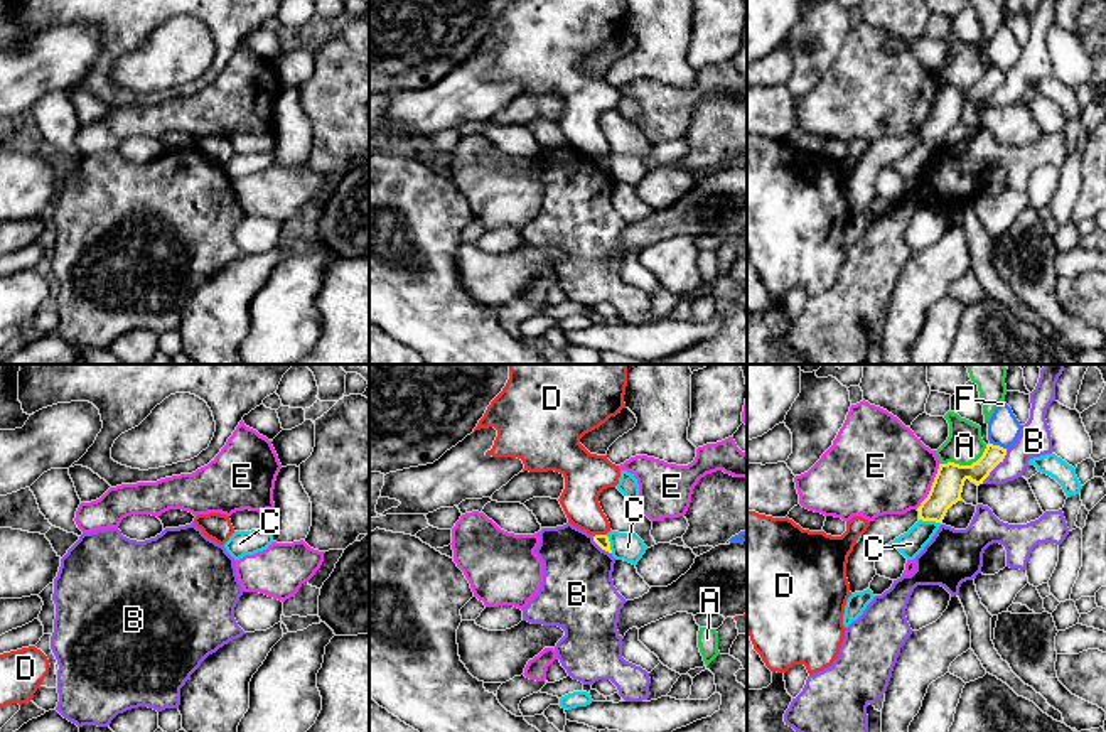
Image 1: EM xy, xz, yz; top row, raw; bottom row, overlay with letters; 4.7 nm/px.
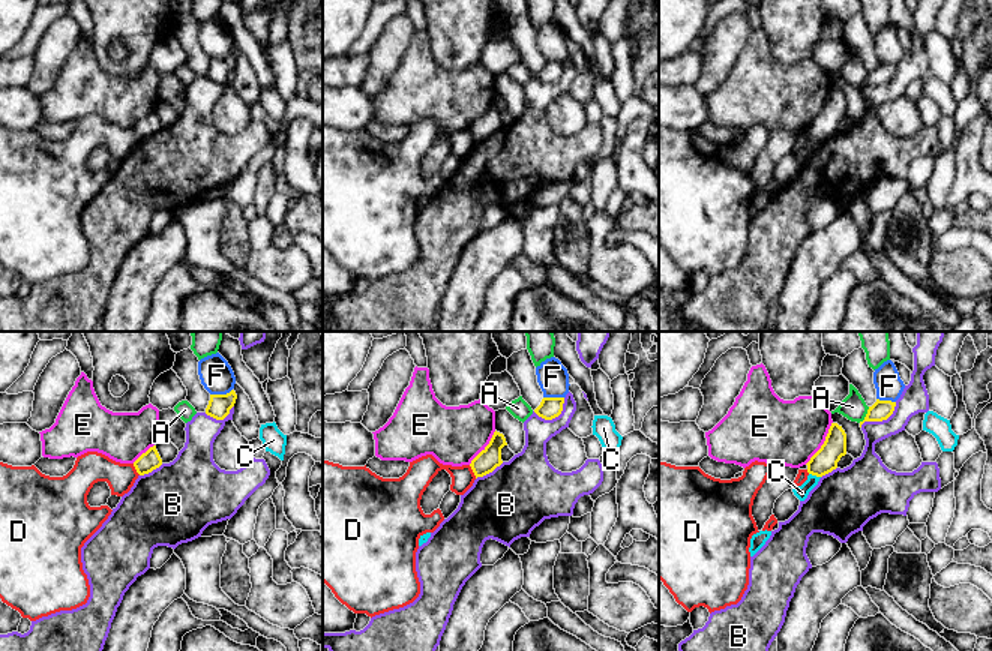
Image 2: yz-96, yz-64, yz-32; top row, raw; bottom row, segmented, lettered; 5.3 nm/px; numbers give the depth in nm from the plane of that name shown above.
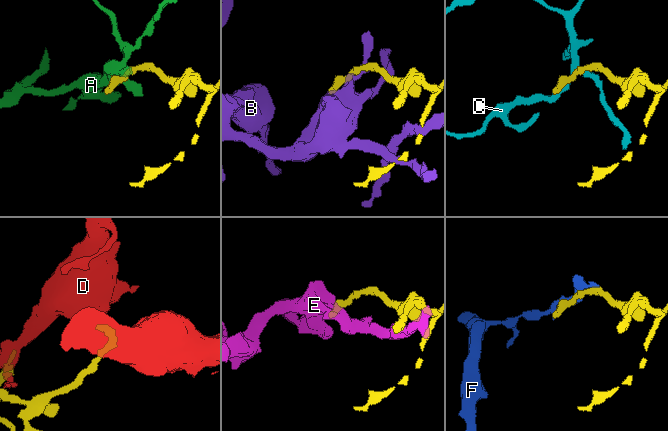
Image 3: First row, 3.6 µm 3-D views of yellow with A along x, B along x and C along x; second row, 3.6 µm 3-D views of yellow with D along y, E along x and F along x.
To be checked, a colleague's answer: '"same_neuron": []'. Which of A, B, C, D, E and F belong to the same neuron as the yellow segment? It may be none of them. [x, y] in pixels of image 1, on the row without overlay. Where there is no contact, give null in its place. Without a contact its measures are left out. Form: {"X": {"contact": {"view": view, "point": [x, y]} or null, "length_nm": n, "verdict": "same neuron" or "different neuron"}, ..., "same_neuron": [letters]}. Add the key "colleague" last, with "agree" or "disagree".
{"A": {"contact": {"view": "yz", "point": [965, 88]}, "length_nm": 240, "verdict": "different neuron"}, "B": {"contact": {"view": "yz", "point": [997, 86]}, "length_nm": 200, "verdict": "different neuron"}, "C": {"contact": {"view": "yz", "point": [929, 142]}, "length_nm": 110, "verdict": "different neuron"}, "D": {"contact": {"view": "xz", "point": [599, 157]}, "length_nm": 70, "verdict": "different neuron"}, "E": {"contact": {"view": "yz", "point": [931, 108]}, "length_nm": 260, "verdict": "different neuron"}, "F": {"contact": {"view": "yz", "point": [998, 68]}, "length_nm": 90, "verdict": "different neuron"}, "same_neuron": [], "colleague": "agree"}

